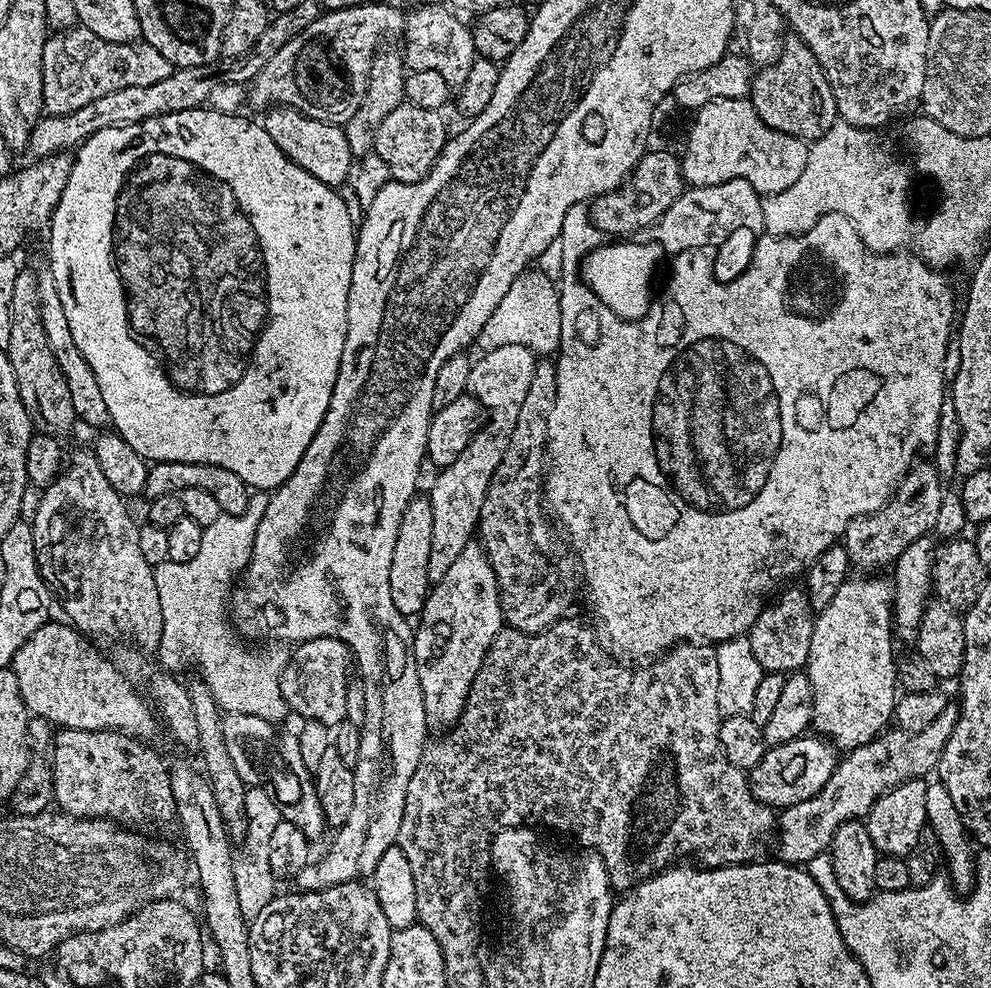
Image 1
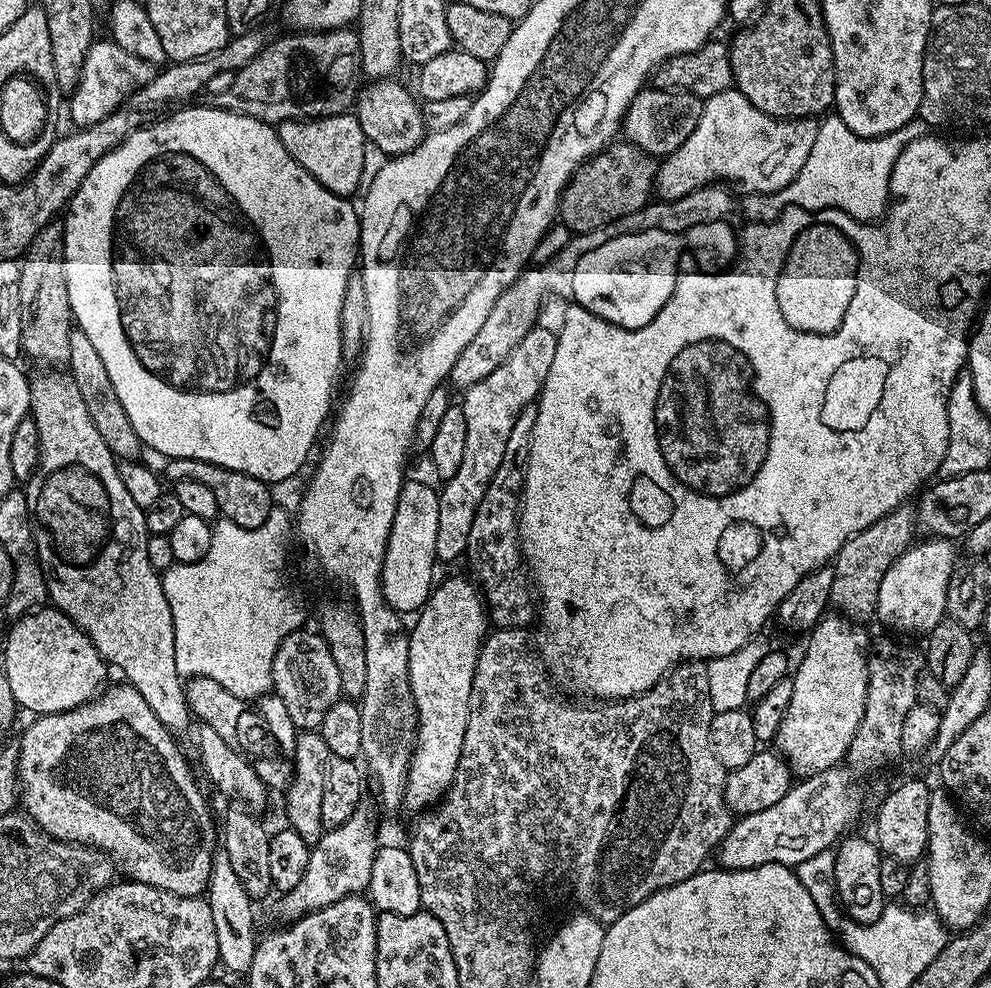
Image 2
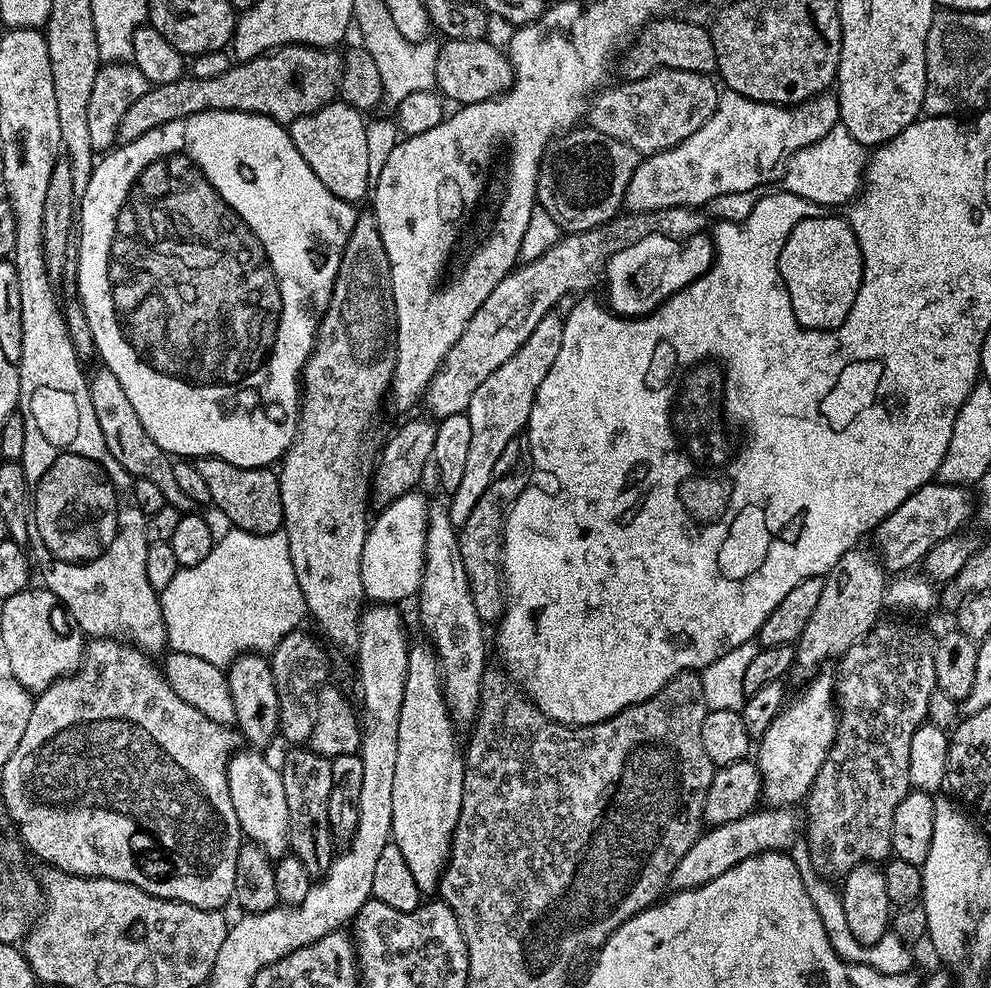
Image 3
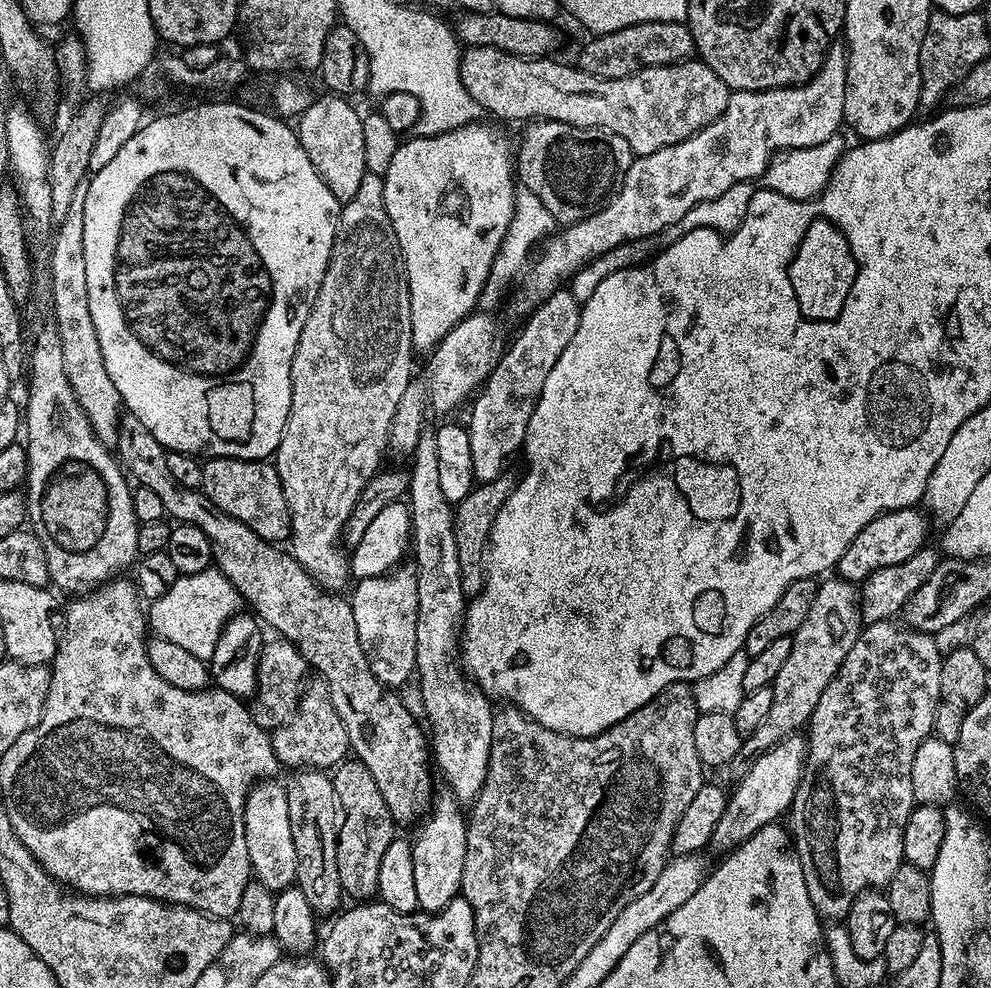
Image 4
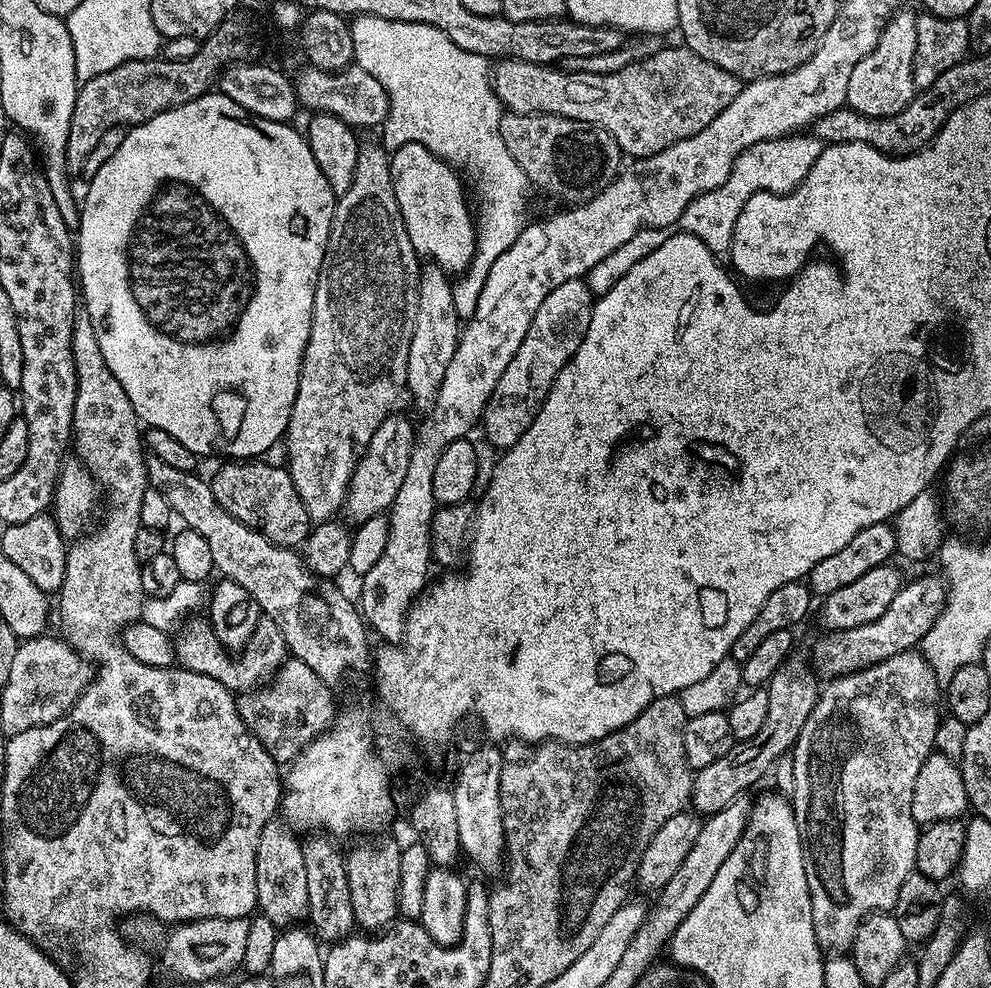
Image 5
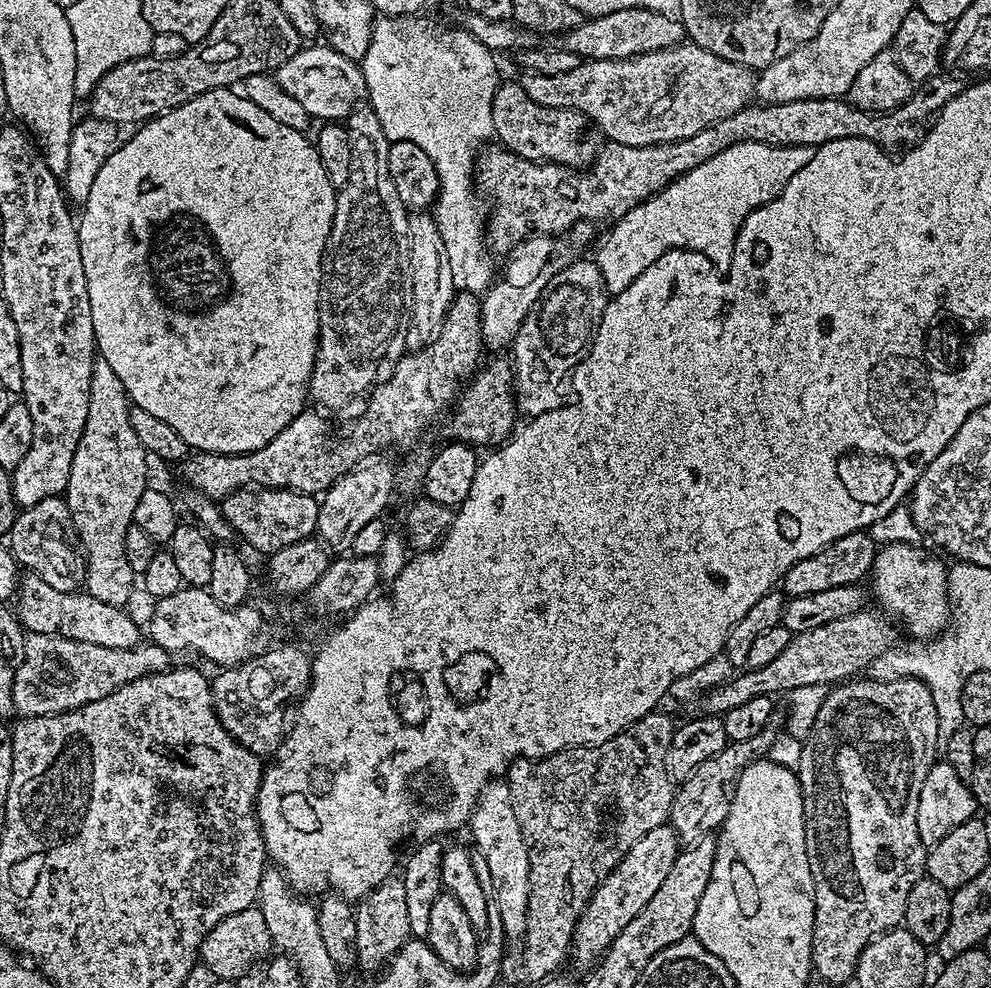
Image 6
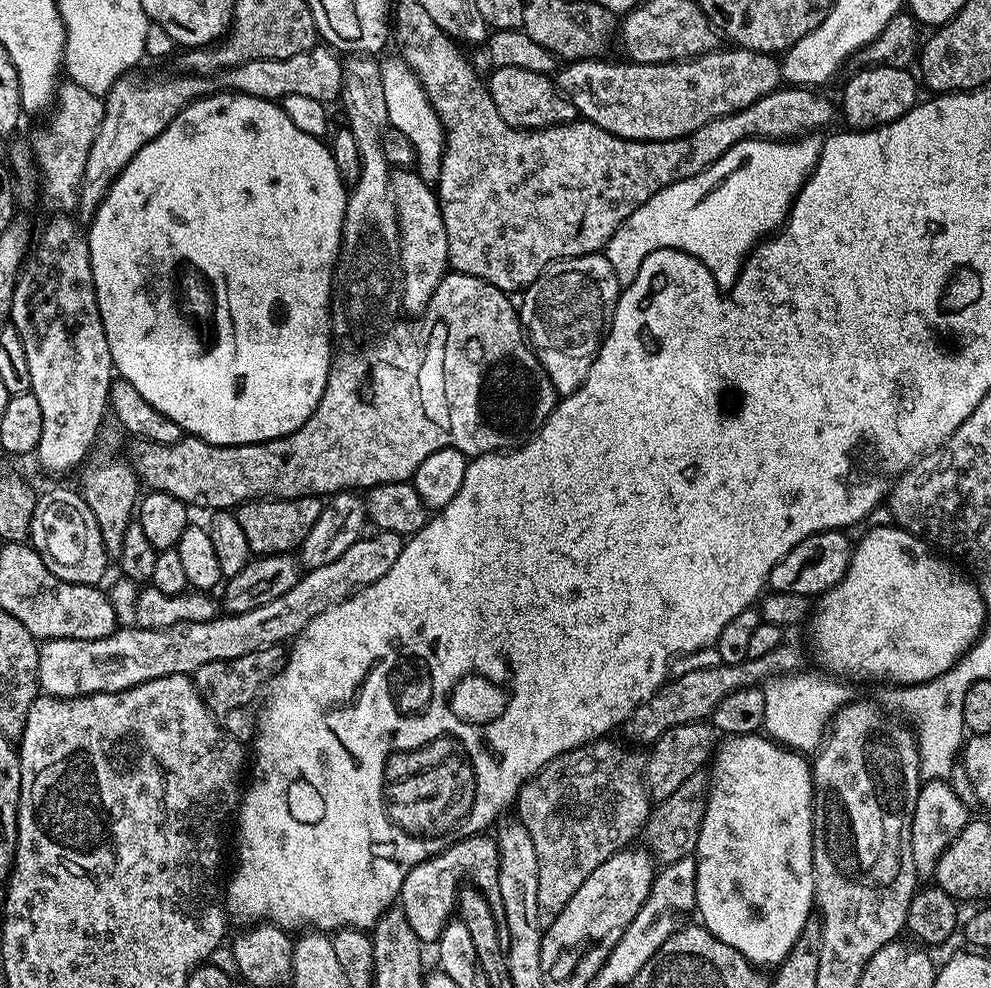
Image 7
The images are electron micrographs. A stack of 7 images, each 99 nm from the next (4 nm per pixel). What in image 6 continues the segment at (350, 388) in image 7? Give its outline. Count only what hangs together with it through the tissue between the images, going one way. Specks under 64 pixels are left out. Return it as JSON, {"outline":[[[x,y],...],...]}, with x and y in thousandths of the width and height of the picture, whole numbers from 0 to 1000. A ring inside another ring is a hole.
{"outline":[[[465,296],[456,303],[456,309],[452,311],[452,317],[448,323],[448,329],[444,331],[444,337],[440,340],[440,343],[423,354],[413,355],[409,360],[404,363],[398,370],[398,374],[394,379],[394,383],[390,383],[390,387],[379,390],[375,394],[374,400],[370,402],[371,414],[367,417],[367,422],[364,423],[363,429],[359,429],[355,433],[355,437],[359,441],[347,441],[344,445],[335,445],[335,441],[331,438],[331,429],[322,421],[322,416],[314,417],[314,415],[308,415],[303,418],[302,421],[297,422],[292,429],[283,436],[272,447],[268,447],[268,451],[264,451],[260,455],[255,457],[245,457],[244,460],[236,460],[235,462],[222,462],[218,457],[204,457],[201,460],[194,460],[185,467],[184,473],[186,473],[186,486],[190,489],[191,495],[208,500],[213,506],[224,508],[232,500],[236,500],[240,496],[245,494],[291,494],[294,498],[310,498],[312,500],[326,500],[331,497],[331,493],[334,492],[337,487],[341,485],[345,480],[349,480],[352,476],[365,465],[366,462],[372,460],[382,459],[384,455],[392,455],[387,453],[408,453],[411,449],[416,449],[424,441],[424,432],[431,427],[432,421],[440,421],[452,408],[455,407],[456,401],[464,393],[464,385],[468,385],[476,376],[480,372],[480,367],[484,364],[484,355],[489,355],[490,349],[488,346],[488,339],[484,337],[484,304],[475,296]],[[512,363],[496,364],[472,390],[460,405],[460,418],[456,421],[456,437],[461,446],[485,451],[504,451],[517,440],[522,432],[521,398],[519,396],[519,372]]]}

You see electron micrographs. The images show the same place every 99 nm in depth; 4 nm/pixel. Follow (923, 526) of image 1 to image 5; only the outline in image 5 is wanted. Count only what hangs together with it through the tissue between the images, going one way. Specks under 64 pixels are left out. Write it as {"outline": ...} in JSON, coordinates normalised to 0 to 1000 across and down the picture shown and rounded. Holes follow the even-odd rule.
{"outline":[[[792,670],[773,693],[777,706],[773,722],[773,732],[767,736],[761,747],[740,752],[739,757],[725,771],[716,771],[716,775],[705,778],[698,786],[697,817],[707,827],[719,826],[725,820],[737,816],[746,806],[752,805],[779,776],[798,762],[803,754],[805,743],[809,743],[809,735],[813,735],[813,727],[817,727],[817,719],[821,719],[828,697],[823,696],[825,685],[818,675],[810,676],[807,672]]]}

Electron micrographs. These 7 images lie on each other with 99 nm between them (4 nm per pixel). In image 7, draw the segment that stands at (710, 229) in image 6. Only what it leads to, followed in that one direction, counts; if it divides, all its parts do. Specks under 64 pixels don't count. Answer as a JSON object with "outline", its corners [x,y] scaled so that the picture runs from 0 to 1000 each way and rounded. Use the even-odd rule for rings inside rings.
{"outline":[[[812,136],[802,142],[750,142],[737,148],[737,152],[712,172],[664,192],[664,196],[644,209],[644,213],[640,213],[616,241],[612,258],[616,269],[620,269],[624,285],[628,289],[640,285],[648,265],[660,253],[682,251],[685,255],[703,259],[728,294],[739,291],[747,280],[753,260],[765,244],[782,236],[794,223],[807,189],[815,183],[819,169],[825,164],[828,145],[828,139],[823,136]]]}

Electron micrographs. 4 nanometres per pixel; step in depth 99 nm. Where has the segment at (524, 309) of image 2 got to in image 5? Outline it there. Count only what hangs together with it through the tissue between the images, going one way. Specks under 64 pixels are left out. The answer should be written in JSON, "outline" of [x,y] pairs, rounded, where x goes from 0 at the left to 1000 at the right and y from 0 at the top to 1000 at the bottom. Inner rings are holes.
{"outline":[[[393,419],[385,431],[377,435],[377,443],[373,443],[373,451],[369,451],[369,455],[363,461],[361,472],[353,484],[345,515],[346,525],[352,531],[362,532],[373,524],[388,521],[396,513],[398,500],[402,500],[410,484],[410,472],[414,470],[414,455],[418,444],[418,429],[410,422],[400,420]]]}

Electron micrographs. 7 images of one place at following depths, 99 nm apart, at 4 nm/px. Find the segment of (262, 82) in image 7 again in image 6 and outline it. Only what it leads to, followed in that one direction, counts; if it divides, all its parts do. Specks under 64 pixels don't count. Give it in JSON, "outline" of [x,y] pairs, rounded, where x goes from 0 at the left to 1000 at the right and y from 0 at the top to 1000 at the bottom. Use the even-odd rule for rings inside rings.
{"outline":[[[327,43],[316,49],[304,48],[297,59],[285,63],[285,67],[277,70],[276,78],[281,87],[303,104],[319,123],[350,122],[351,116],[369,97],[366,68],[360,62],[341,55]]]}

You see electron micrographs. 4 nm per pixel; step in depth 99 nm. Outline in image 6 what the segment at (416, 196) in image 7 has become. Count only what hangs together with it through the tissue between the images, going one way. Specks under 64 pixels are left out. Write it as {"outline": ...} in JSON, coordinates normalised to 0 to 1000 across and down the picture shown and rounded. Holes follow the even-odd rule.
{"outline":[[[420,213],[412,220],[412,244],[414,245],[414,285],[416,286],[416,317],[414,318],[414,326],[412,327],[412,333],[410,334],[410,353],[423,354],[430,349],[436,347],[442,337],[444,337],[444,331],[448,329],[448,323],[452,317],[452,311],[456,309],[456,303],[462,298],[460,290],[458,289],[458,277],[454,277],[454,260],[450,258],[450,245],[446,245],[446,237],[442,237],[442,229],[440,228],[439,218],[433,217],[428,213]]]}

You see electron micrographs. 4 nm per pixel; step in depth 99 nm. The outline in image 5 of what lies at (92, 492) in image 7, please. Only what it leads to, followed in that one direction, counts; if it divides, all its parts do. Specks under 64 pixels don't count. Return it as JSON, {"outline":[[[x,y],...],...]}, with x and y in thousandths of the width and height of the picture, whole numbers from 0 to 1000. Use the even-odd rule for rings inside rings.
{"outline":[[[88,318],[78,319],[73,328],[73,357],[77,376],[77,402],[73,424],[75,462],[93,479],[107,506],[109,502],[109,519],[105,522],[105,531],[98,538],[90,537],[69,555],[67,585],[59,600],[61,632],[69,640],[120,641],[126,634],[141,627],[147,606],[143,597],[141,570],[135,561],[135,544],[141,535],[143,500],[147,500],[150,493],[147,450],[143,444],[142,426],[137,423],[135,411],[131,411],[131,403],[127,403],[127,395],[123,395],[123,387],[119,387],[119,383],[115,383],[115,374],[107,370],[107,362],[103,362],[99,341],[95,338],[95,330]]]}

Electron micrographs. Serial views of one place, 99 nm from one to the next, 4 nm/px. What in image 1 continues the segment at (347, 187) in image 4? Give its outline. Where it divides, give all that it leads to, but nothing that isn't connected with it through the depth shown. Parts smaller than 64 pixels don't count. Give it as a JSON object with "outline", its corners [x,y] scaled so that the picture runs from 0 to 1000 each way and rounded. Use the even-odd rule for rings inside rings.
{"outline":[[[282,107],[269,110],[265,117],[266,131],[272,140],[276,140],[276,148],[281,148],[281,152],[285,152],[285,156],[289,156],[302,170],[309,172],[309,176],[338,191],[352,185],[357,174],[357,159],[344,127],[330,126],[296,109]]]}

